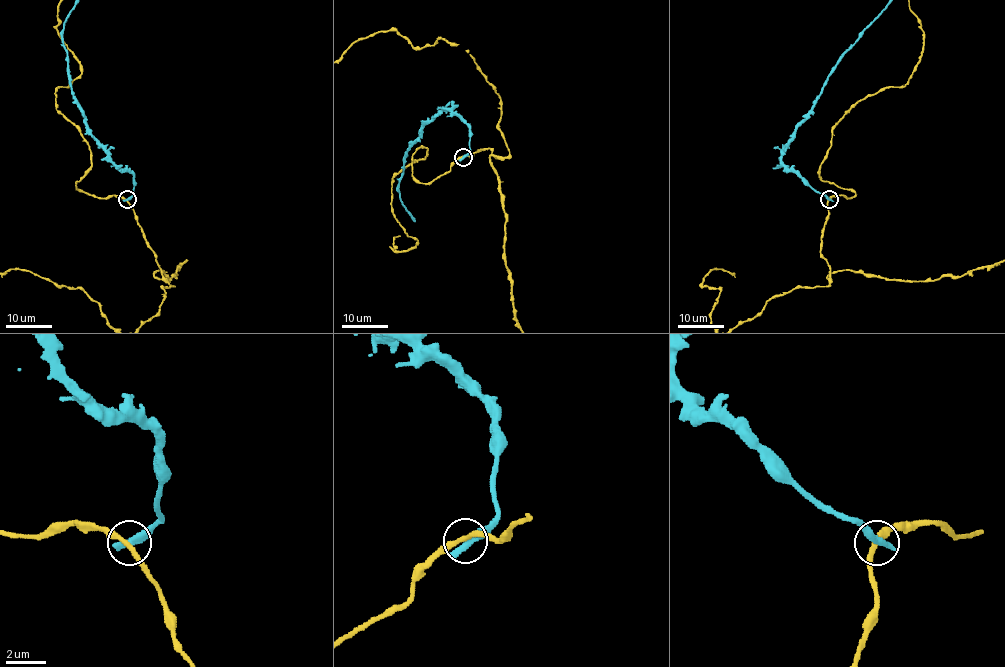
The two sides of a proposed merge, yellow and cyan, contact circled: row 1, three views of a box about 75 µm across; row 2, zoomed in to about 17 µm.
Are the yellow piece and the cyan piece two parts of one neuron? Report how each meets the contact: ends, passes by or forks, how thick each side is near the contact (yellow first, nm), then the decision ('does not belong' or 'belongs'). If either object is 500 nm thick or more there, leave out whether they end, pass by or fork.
yellow passes by | cyan ends | 240/480 nm | does not belong

